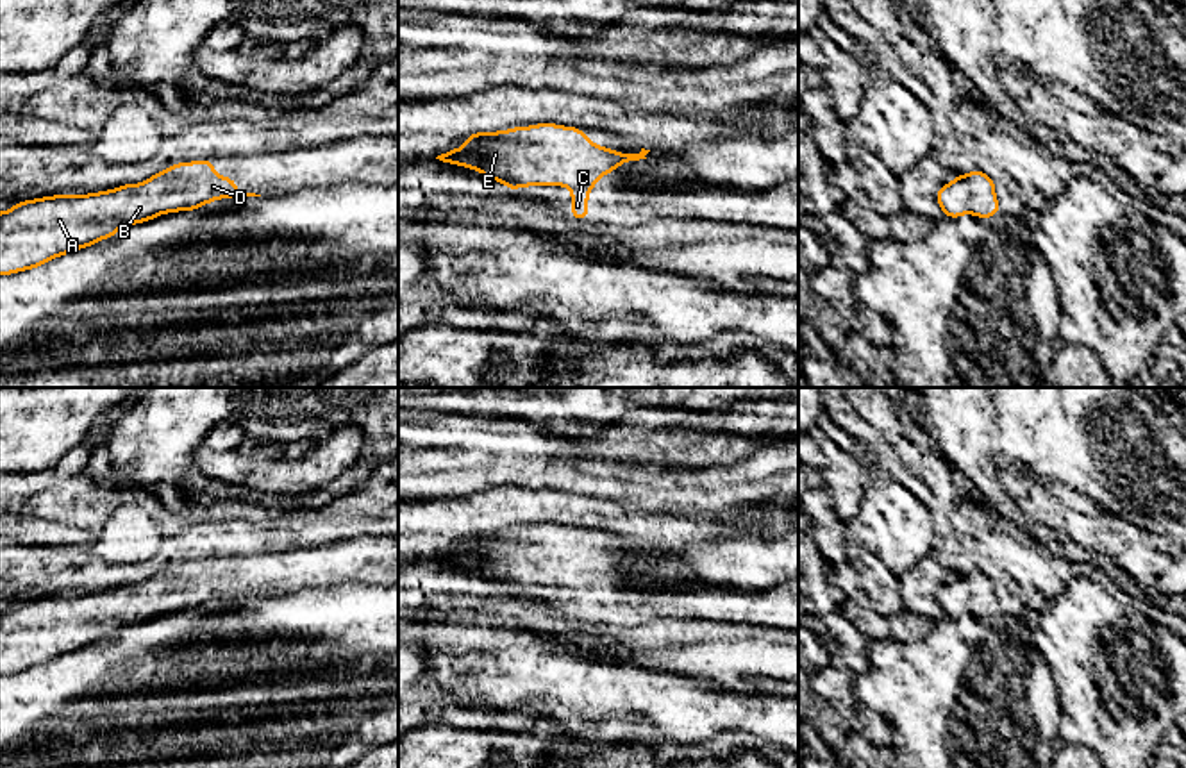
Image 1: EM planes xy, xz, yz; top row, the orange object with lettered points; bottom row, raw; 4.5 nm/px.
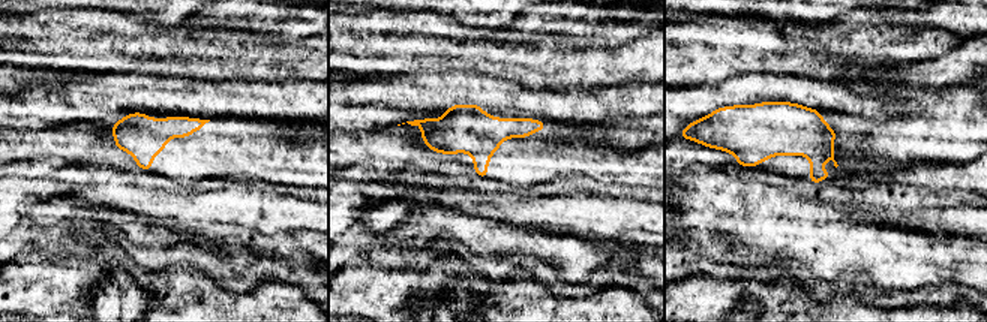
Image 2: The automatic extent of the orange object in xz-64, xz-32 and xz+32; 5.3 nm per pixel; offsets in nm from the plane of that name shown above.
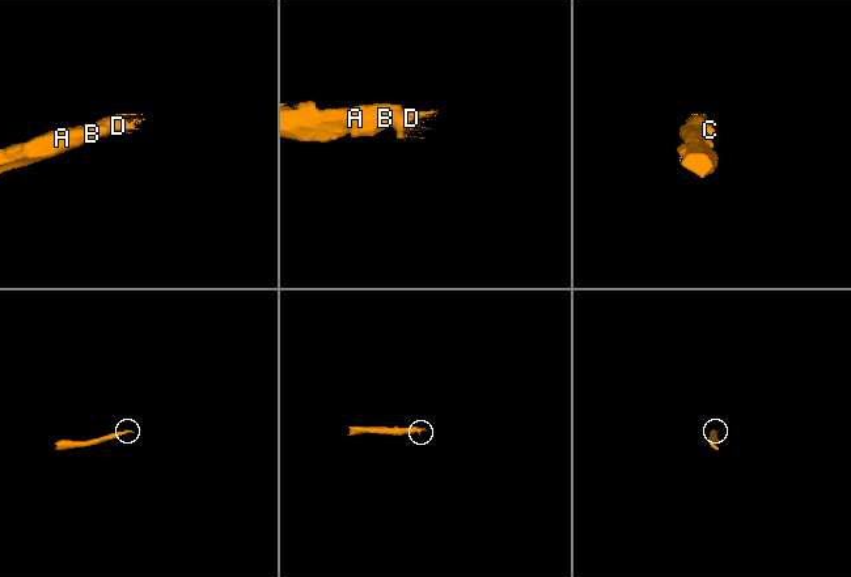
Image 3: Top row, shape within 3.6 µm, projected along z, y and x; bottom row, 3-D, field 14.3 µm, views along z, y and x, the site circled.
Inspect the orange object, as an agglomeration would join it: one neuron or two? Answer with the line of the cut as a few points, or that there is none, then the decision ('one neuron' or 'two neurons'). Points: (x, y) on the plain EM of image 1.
no cut; one neuron

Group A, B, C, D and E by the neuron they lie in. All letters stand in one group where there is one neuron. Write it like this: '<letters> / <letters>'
A B C D E

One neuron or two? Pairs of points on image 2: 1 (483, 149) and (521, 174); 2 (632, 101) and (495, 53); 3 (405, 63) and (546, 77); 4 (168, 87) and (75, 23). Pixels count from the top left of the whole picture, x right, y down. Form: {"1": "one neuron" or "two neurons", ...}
{"1": "one neuron", "2": "two neurons", "3": "two neurons", "4": "two neurons"}

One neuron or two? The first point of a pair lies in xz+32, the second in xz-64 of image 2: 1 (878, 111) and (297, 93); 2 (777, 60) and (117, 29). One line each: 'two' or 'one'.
1: one
2: one

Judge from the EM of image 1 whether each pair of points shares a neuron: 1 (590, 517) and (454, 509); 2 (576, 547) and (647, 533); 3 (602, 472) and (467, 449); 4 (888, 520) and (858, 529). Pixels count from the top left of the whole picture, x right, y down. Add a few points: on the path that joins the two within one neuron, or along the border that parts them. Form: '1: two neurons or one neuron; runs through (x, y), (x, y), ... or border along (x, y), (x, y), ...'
1: one neuron; runs through (556, 509), (488, 509)
2: two neurons; border along (642, 547), (649, 550)
3: one neuron; runs through (568, 472), (552, 470), (520, 449), (501, 449)
4: one neuron; runs through (881, 525), (865, 529)

